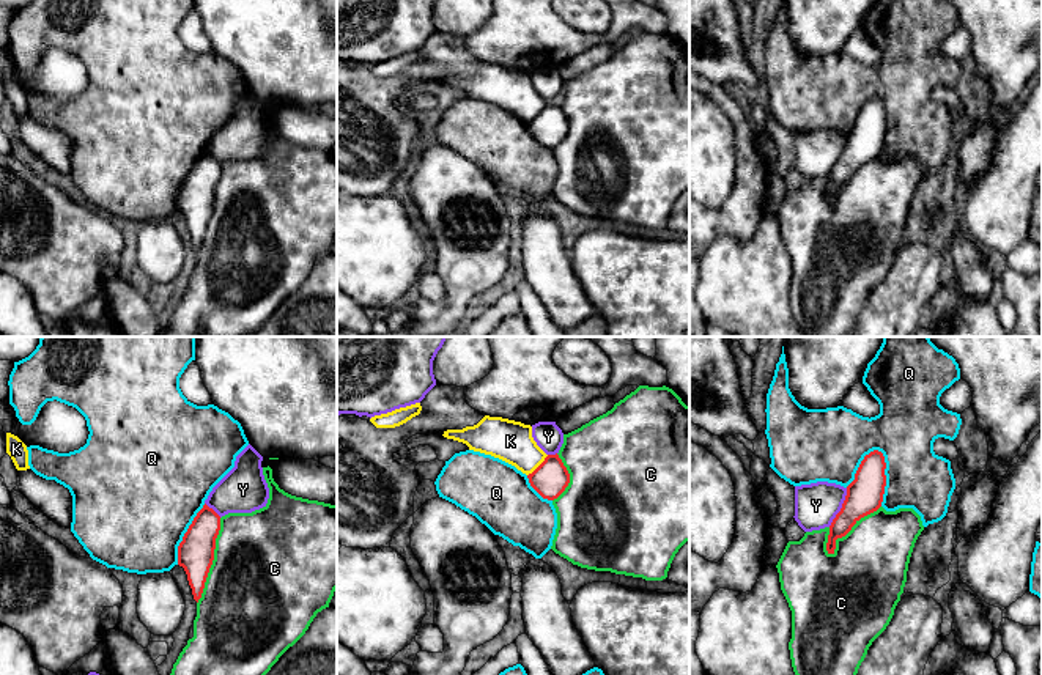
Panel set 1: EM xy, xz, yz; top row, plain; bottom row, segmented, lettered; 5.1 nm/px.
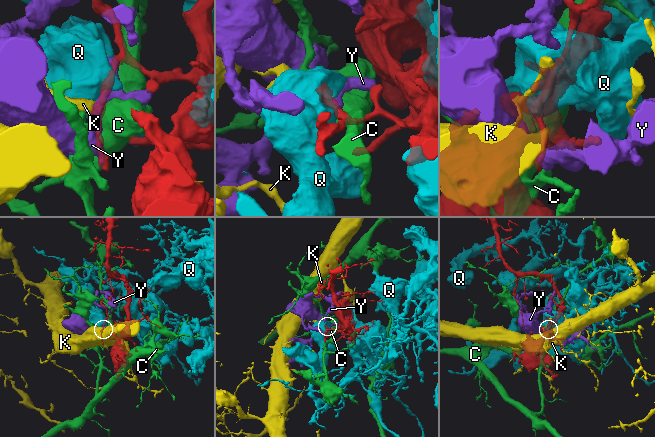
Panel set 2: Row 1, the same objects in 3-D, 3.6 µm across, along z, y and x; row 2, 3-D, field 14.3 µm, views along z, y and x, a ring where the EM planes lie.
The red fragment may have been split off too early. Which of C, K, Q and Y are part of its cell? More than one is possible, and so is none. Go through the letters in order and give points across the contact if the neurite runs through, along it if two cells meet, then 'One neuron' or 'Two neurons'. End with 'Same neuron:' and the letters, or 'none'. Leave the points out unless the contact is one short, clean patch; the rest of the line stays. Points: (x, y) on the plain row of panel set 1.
C: Two neurons
K: Two neurons
Q: Two neurons
Y: Two neurons
Same neuron: none

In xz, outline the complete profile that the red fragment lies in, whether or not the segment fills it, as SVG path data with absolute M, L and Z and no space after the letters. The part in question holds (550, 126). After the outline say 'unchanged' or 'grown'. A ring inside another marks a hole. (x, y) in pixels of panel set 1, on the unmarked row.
M557 101L548 102L527 126L530 134L548 148L557 146L570 131L570 121Z | unchanged

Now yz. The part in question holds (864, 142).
M874 98L864 104L855 127L847 134L842 156L830 173L828 201L834 201L837 186L845 184L861 165L881 154L886 134L885 116L886 110L881 99Z | unchanged

